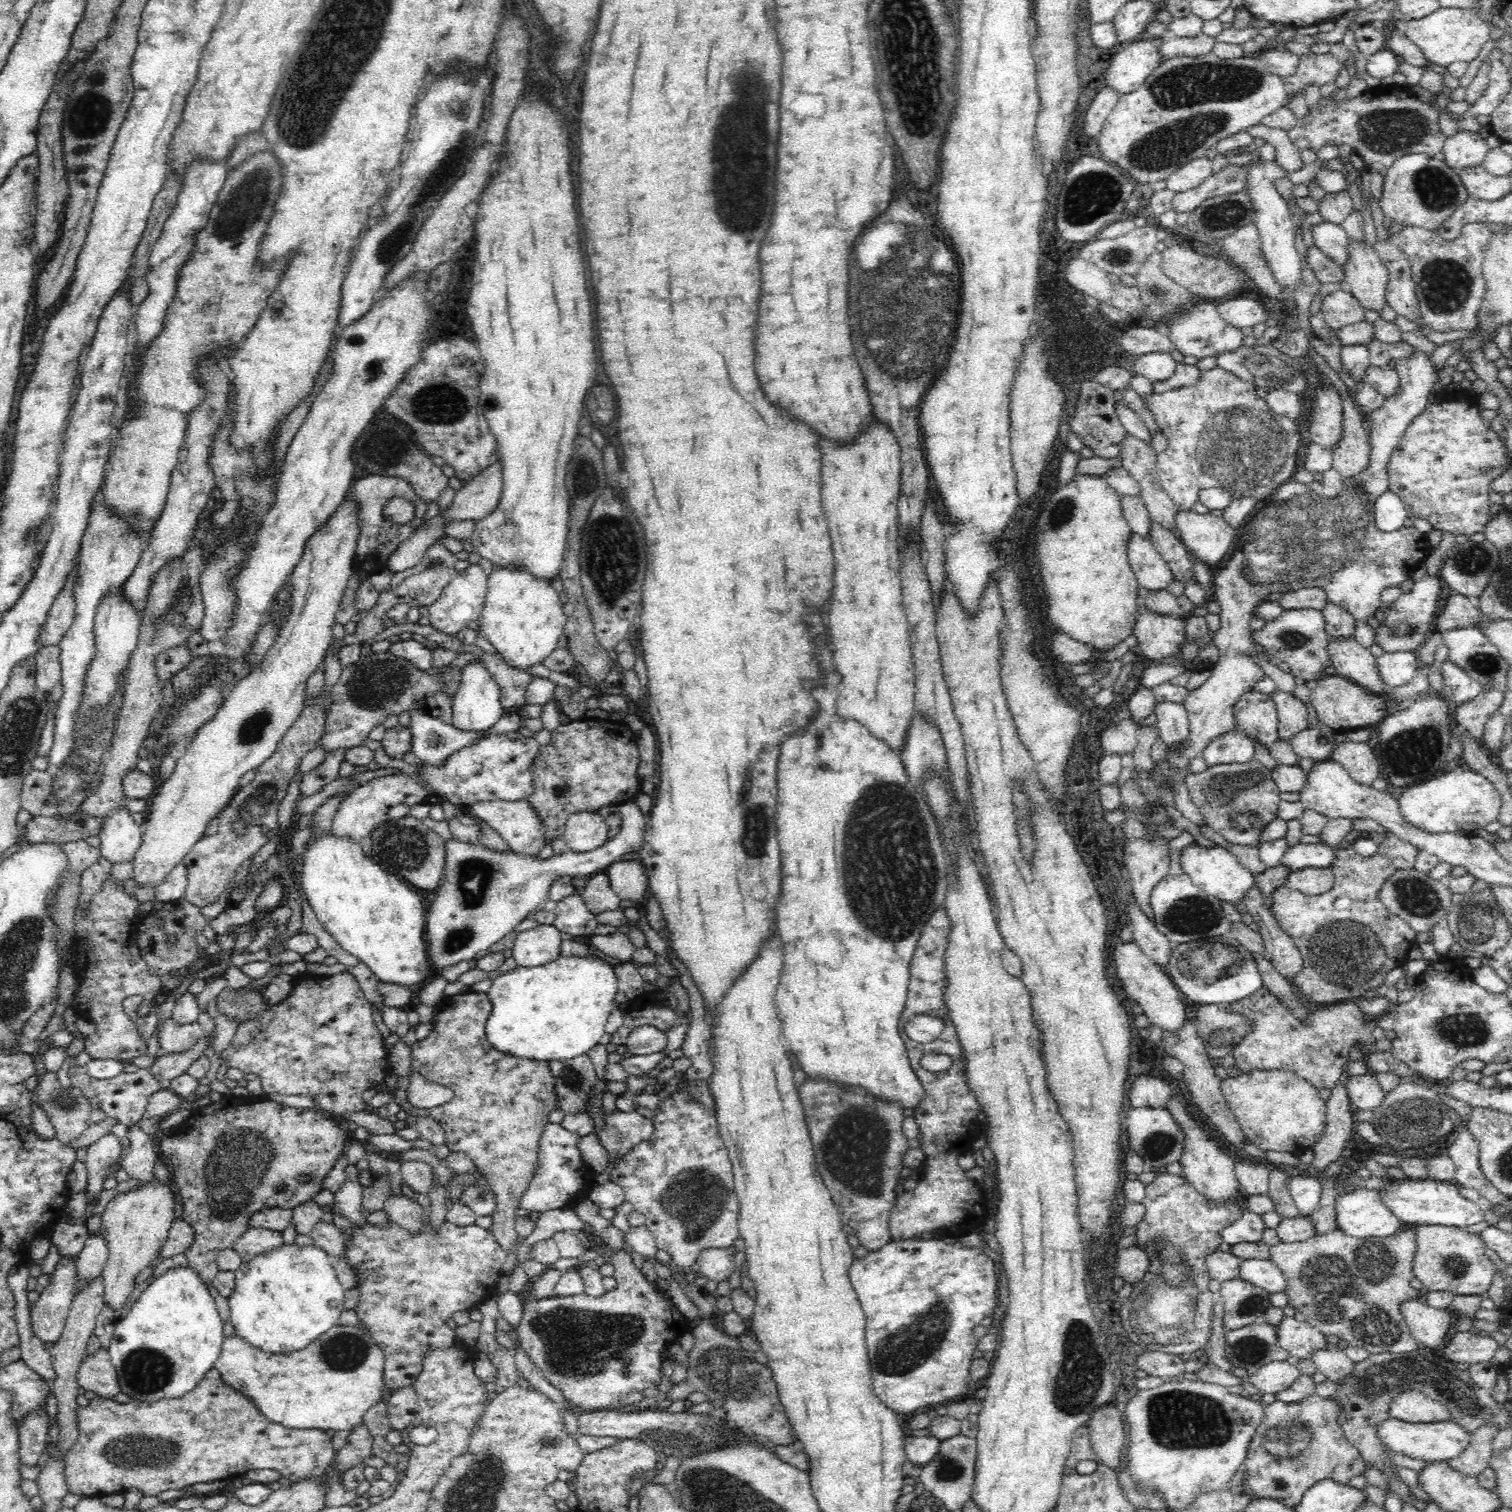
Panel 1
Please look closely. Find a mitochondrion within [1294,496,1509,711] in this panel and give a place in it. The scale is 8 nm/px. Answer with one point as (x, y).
(1476, 561)

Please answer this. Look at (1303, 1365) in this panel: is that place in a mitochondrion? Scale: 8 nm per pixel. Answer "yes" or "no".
no

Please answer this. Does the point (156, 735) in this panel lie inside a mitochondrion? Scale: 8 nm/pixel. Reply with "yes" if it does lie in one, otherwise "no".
no

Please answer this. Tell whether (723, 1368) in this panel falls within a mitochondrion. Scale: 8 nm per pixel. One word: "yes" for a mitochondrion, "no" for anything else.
yes

